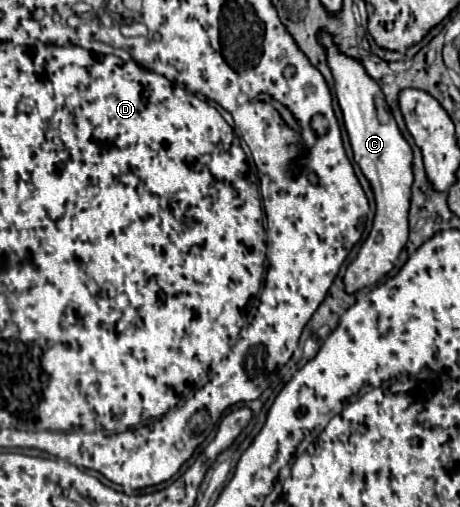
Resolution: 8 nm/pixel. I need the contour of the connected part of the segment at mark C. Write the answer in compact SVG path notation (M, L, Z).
M320 34L320 42L328 54L328 66L336 80L336 98L344 114L344 126L350 136L354 160L372 186L376 198L376 216L372 232L362 244L356 260L346 268L344 284L346 292L356 292L364 286L378 282L398 262L398 254L408 240L408 204L412 188L412 148L400 134L392 112L384 100L380 86L360 68L360 62L344 56L332 44L328 34Z

